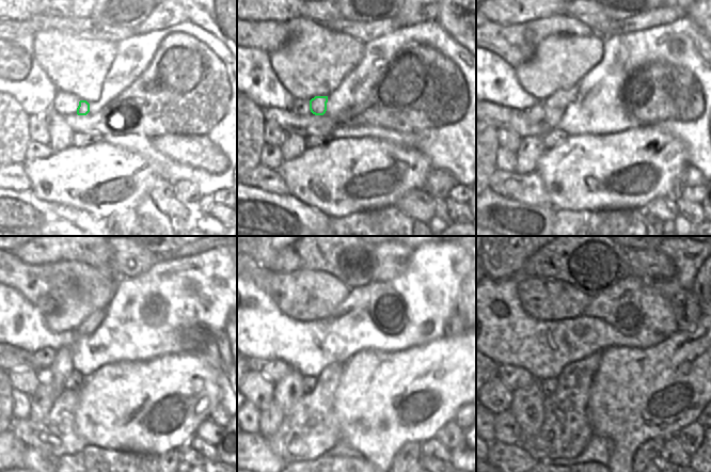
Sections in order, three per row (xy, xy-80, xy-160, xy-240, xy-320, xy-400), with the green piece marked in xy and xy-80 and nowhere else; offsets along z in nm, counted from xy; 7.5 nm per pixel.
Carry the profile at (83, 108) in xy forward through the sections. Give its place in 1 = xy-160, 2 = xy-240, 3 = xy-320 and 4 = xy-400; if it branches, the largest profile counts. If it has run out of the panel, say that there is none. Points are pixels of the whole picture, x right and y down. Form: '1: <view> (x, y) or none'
1: xy-160 (555, 105)
2: xy-240 (61, 367)
3: xy-320 (388, 310)
4: xy-400 (621, 305)

